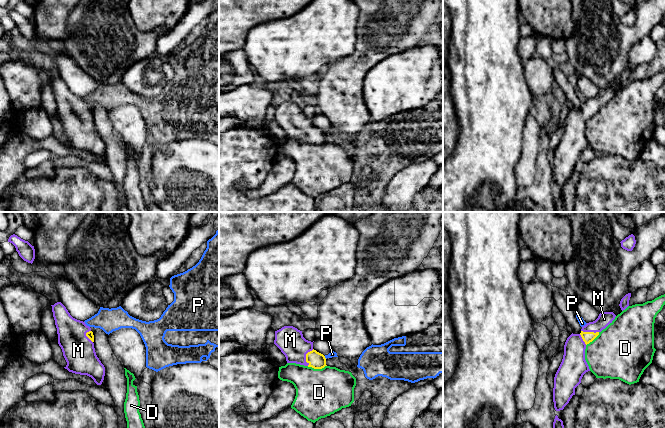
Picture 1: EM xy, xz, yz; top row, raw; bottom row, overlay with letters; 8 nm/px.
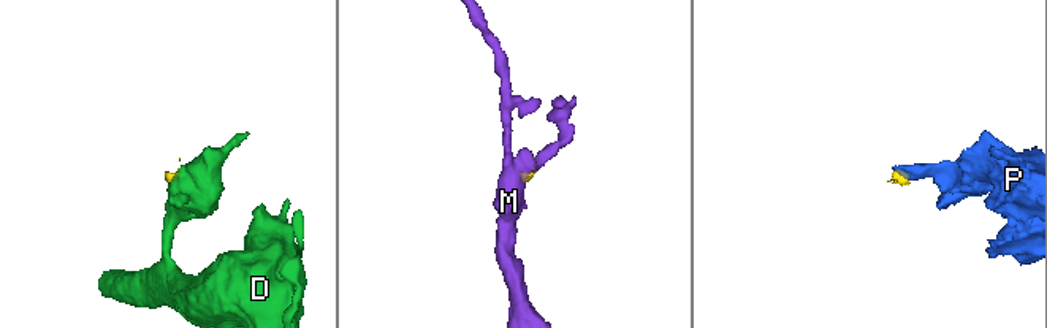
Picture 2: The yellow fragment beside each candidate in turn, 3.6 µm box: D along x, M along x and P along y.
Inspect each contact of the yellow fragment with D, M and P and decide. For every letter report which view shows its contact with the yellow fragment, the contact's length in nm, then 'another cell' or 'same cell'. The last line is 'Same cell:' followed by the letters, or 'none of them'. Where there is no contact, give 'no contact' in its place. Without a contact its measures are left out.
D: xz | 160 nm | another cell
M: xz | 140 nm | same cell
P: xz | 30 nm | another cell
Same cell: M

